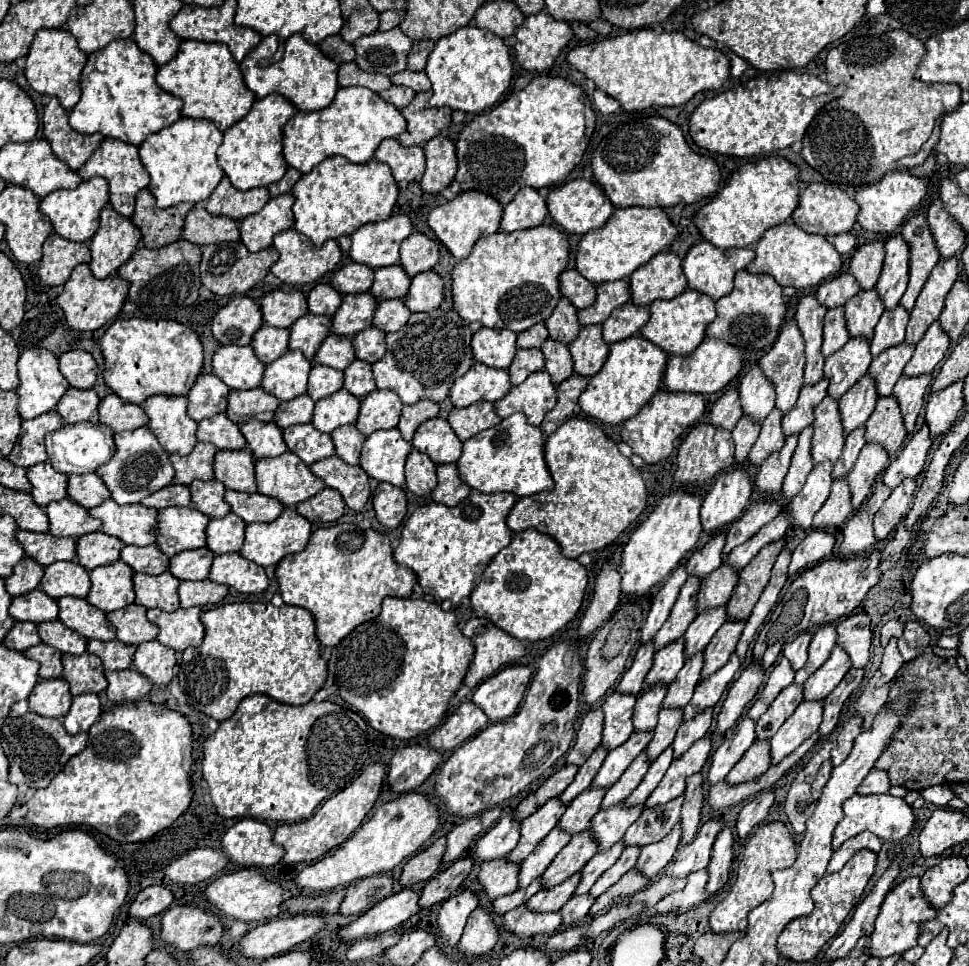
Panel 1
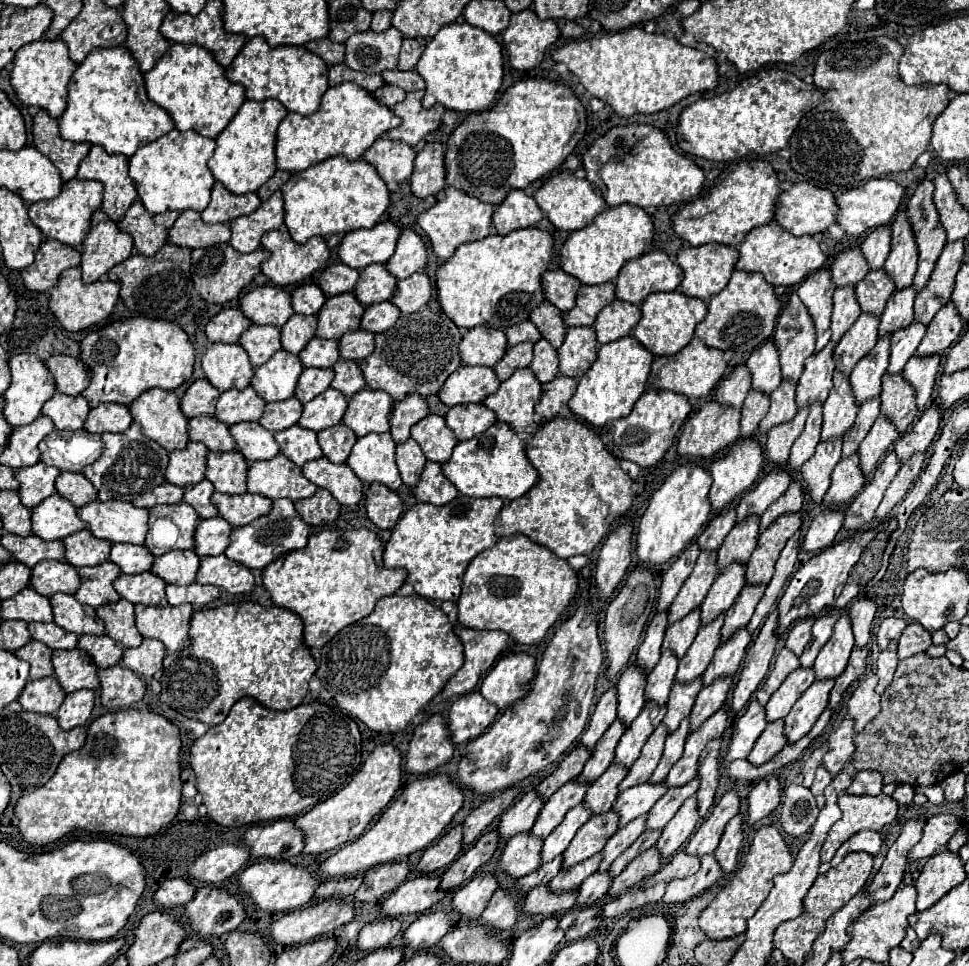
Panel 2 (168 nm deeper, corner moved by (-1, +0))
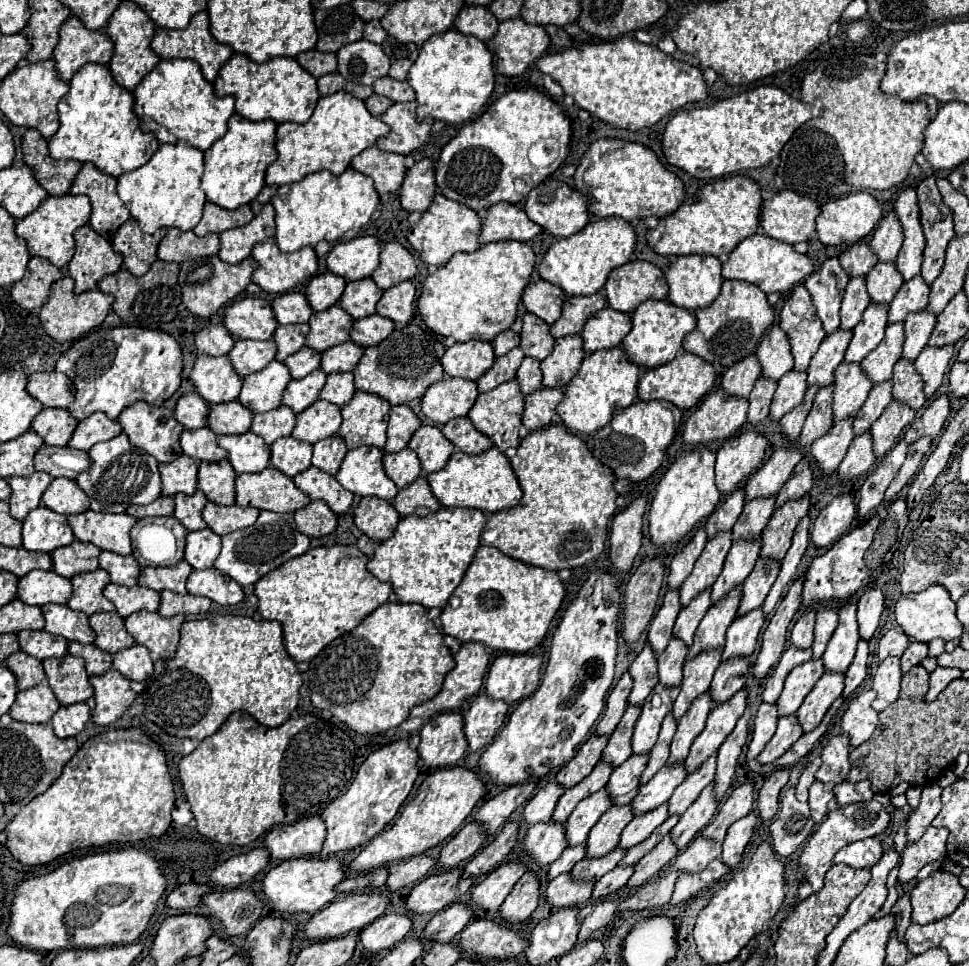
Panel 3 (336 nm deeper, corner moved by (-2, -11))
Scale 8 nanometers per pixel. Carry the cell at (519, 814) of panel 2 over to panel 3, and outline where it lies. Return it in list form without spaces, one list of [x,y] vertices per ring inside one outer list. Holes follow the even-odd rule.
[[[550,780],[546,786],[542,786],[538,790],[538,794],[526,804],[524,808],[524,822],[526,824],[538,824],[538,822],[544,822],[544,820],[550,820],[552,818],[552,812],[556,808],[556,802],[558,798],[564,794],[564,788],[556,782],[556,780]]]

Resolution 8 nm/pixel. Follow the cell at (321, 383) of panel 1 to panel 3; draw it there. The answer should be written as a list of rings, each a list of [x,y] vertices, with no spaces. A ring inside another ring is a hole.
[[[314,370],[302,380],[292,380],[282,392],[282,404],[290,406],[296,414],[302,412],[304,408],[308,408],[318,400],[324,382],[326,382],[326,374],[322,370]]]

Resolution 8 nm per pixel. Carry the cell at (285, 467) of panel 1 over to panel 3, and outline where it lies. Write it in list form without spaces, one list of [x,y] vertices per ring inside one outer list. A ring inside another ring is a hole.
[[[272,466],[236,478],[236,504],[240,506],[254,506],[270,512],[296,512],[308,502],[310,498],[296,488],[292,478]]]

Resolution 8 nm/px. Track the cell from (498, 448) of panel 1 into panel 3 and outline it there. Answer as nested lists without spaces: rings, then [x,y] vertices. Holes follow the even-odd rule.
[[[494,446],[486,454],[478,456],[466,452],[454,452],[448,464],[438,472],[426,474],[426,480],[430,480],[430,490],[444,508],[464,506],[492,514],[502,508],[516,506],[522,498],[522,488],[514,476],[514,470],[510,468],[508,458]]]

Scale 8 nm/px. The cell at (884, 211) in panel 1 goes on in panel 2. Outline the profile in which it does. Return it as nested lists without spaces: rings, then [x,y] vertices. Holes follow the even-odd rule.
[[[887,177],[869,179],[865,185],[861,185],[857,189],[851,189],[851,191],[843,193],[841,197],[837,197],[837,203],[839,203],[837,223],[849,235],[865,235],[867,231],[873,231],[877,227],[891,225],[895,221],[895,213],[901,207],[903,195],[905,195],[905,187],[895,183],[893,179],[887,179]]]

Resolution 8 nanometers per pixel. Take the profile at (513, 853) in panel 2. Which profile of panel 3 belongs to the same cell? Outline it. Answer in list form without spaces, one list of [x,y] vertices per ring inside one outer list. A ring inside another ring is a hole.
[[[548,820],[542,824],[530,826],[526,840],[524,840],[524,850],[542,866],[550,866],[566,848],[566,830],[564,824]]]

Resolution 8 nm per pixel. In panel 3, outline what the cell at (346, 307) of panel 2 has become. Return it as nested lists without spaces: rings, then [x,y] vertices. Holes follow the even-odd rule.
[[[332,306],[324,312],[314,312],[310,316],[310,332],[306,336],[306,346],[324,352],[336,344],[350,340],[352,318],[340,306]]]

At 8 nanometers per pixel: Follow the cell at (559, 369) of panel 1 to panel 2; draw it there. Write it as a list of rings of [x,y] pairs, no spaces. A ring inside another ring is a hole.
[[[541,339],[535,343],[535,359],[533,359],[533,365],[531,365],[535,377],[541,381],[541,383],[549,383],[557,377],[559,373],[559,359],[557,359],[557,349]]]

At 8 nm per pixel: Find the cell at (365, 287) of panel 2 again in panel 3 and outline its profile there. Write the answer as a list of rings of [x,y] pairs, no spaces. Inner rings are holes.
[[[362,278],[354,282],[346,282],[346,288],[338,300],[338,304],[356,320],[370,314],[376,314],[376,302],[380,300],[382,290],[374,284],[372,278]]]

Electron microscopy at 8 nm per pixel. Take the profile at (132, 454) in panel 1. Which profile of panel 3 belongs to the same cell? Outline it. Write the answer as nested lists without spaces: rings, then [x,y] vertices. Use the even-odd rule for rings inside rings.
[[[120,434],[108,442],[98,442],[88,450],[92,466],[76,478],[76,484],[90,498],[90,510],[122,514],[132,504],[150,504],[160,496],[160,472],[158,462],[148,452],[132,446],[126,434]],[[106,508],[106,510],[98,510]]]

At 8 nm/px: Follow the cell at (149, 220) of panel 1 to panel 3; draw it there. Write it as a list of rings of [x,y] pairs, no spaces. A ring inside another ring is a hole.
[[[130,218],[116,230],[112,238],[112,248],[114,252],[122,254],[128,272],[134,272],[134,276],[142,276],[150,270],[150,264],[156,260],[156,250],[164,234],[166,228],[160,228],[154,234],[146,234],[138,228],[138,222]]]

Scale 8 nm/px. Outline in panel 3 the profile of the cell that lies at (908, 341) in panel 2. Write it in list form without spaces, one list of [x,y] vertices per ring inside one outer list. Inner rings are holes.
[[[922,310],[922,312],[912,312],[906,316],[904,320],[904,332],[906,332],[906,340],[904,340],[904,358],[908,360],[916,360],[916,356],[920,354],[920,350],[926,346],[934,326],[936,326],[936,316],[930,310]]]

